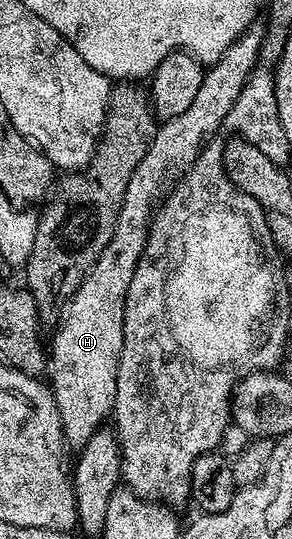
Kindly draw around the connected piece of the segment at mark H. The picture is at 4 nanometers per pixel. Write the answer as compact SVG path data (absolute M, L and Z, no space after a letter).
M252 24L217 61L210 63L209 69L203 75L203 83L197 91L193 104L181 112L181 116L173 116L158 123L151 147L141 156L141 164L133 168L129 176L129 188L125 192L125 200L121 204L121 212L117 216L117 224L113 228L113 236L109 244L105 244L105 252L93 264L87 279L75 289L75 295L67 299L58 315L59 327L55 330L55 339L49 342L49 385L57 400L57 412L61 412L63 436L75 448L82 448L98 430L104 429L103 422L112 417L117 396L117 368L121 360L123 347L123 313L125 312L125 296L129 292L129 284L133 280L133 272L143 255L147 243L147 231L151 229L151 220L157 207L171 193L177 179L190 170L191 165L199 159L203 147L208 145L211 133L222 127L225 116L229 116L229 108L241 94L241 88L249 80L259 62L259 49L263 46L264 27Z

